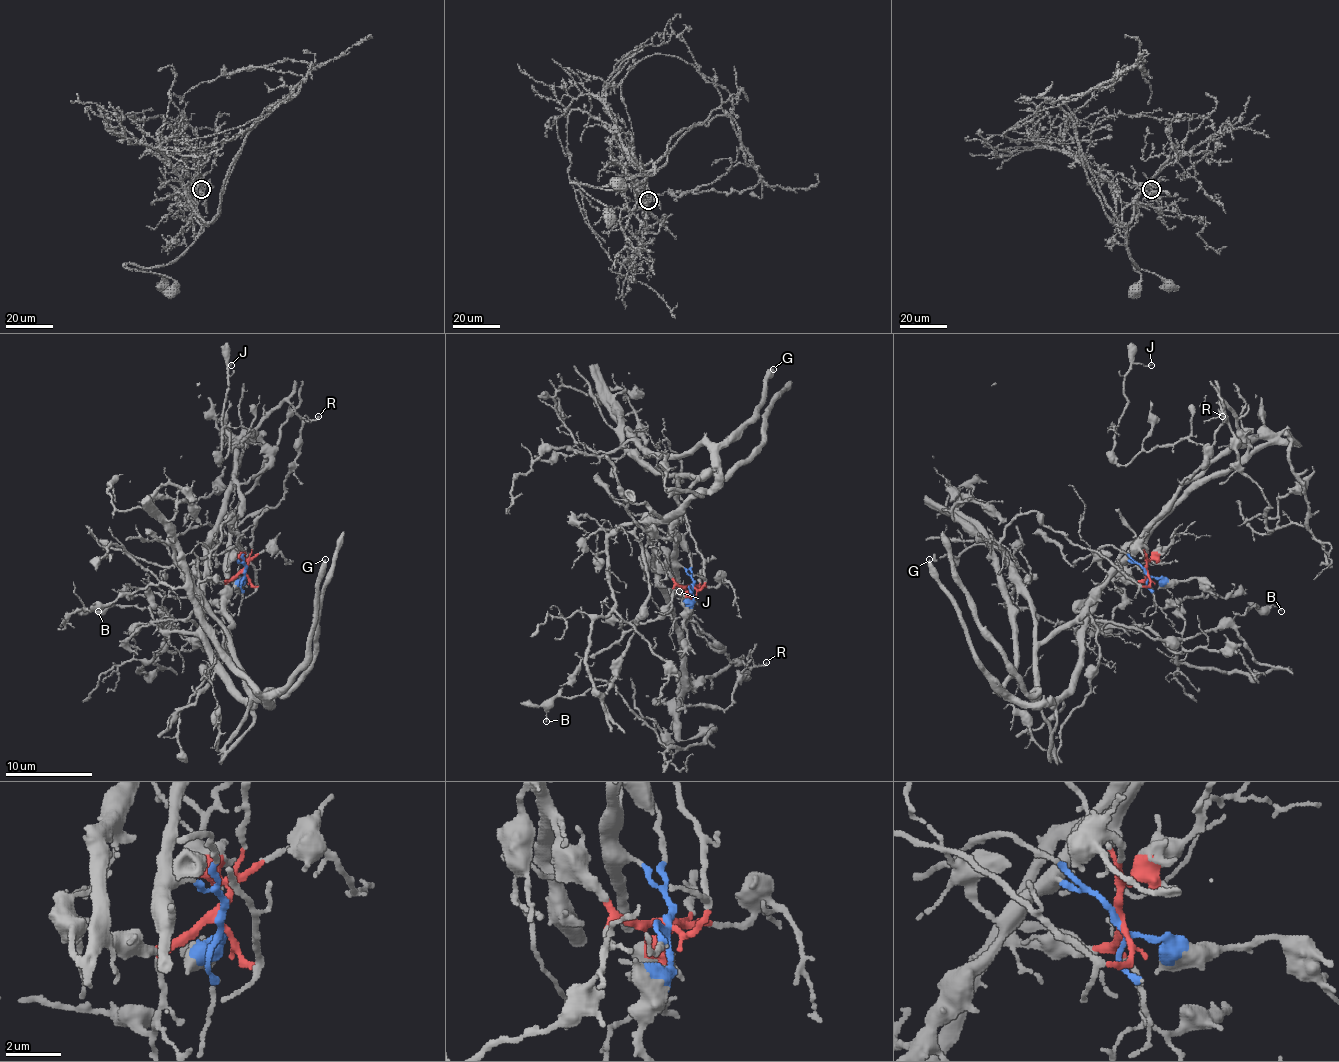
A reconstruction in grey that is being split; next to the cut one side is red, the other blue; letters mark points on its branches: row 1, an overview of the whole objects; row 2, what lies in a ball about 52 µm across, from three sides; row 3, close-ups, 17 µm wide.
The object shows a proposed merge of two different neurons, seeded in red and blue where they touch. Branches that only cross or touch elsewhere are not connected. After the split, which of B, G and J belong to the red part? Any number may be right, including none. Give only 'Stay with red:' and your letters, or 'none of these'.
Stay with red: G

